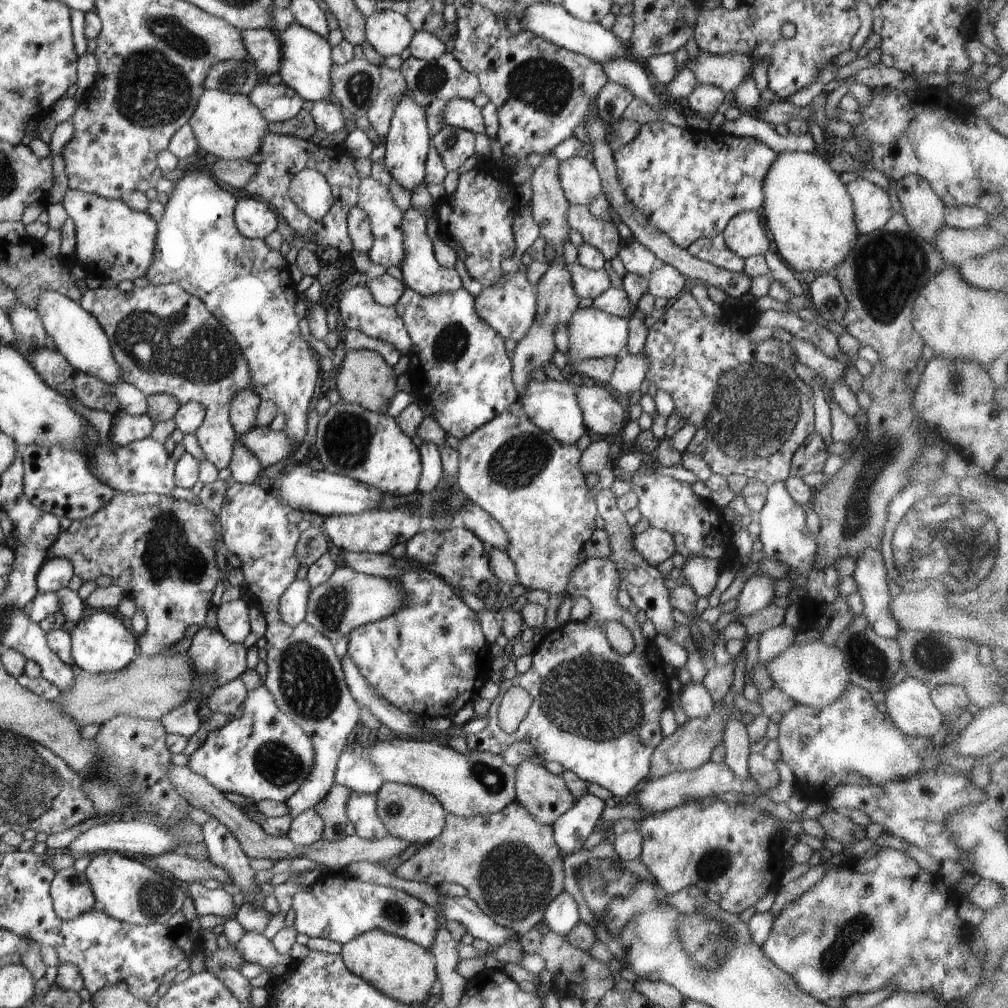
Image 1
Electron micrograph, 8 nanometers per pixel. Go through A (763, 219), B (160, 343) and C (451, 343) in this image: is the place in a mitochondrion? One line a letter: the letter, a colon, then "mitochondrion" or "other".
A: other
B: mitochondrion
C: mitochondrion

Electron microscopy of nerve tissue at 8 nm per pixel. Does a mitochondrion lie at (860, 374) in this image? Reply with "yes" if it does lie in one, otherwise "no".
no

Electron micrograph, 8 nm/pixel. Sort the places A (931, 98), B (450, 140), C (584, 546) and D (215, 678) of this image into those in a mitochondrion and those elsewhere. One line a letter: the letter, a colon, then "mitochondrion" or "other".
A: other
B: mitochondrion
C: other
D: other

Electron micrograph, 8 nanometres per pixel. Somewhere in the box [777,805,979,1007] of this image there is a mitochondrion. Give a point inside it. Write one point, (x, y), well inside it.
(856, 928)

